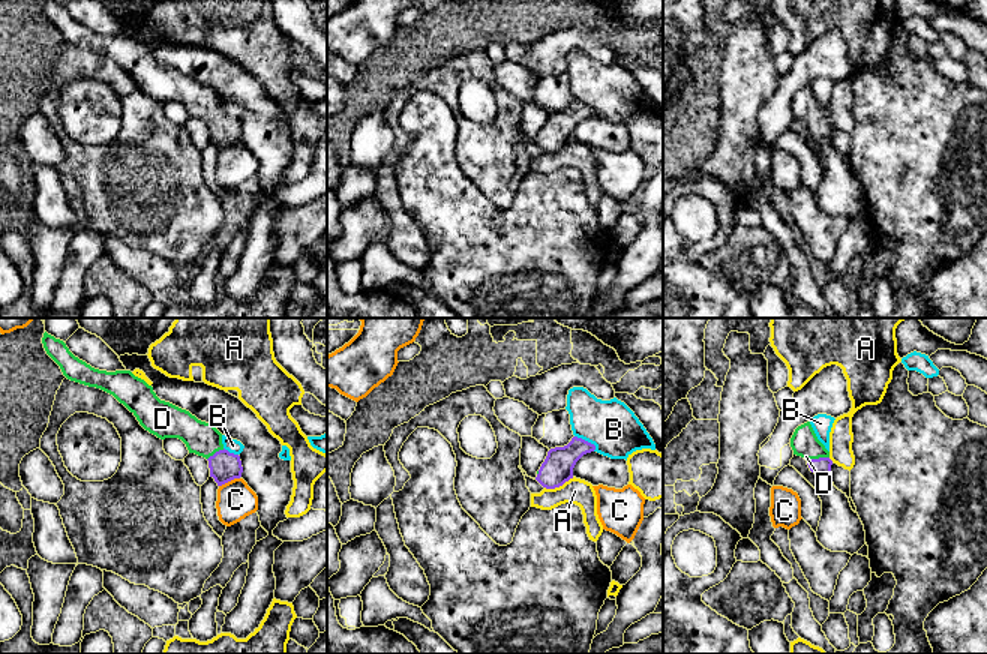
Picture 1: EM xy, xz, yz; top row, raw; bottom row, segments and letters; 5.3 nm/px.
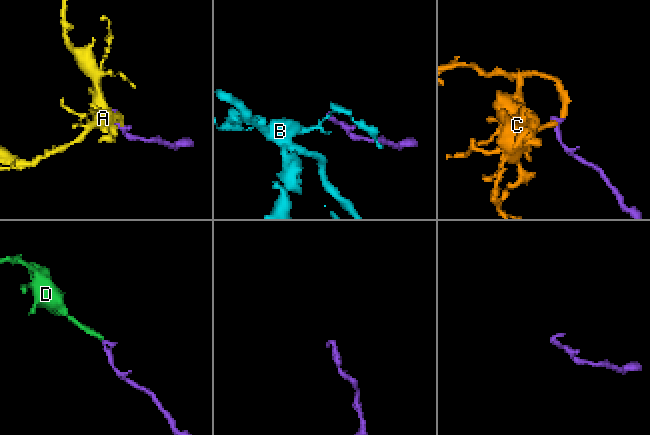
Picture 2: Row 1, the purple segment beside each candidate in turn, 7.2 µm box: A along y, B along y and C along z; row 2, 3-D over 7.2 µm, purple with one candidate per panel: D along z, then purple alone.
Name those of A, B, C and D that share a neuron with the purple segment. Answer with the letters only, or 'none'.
D

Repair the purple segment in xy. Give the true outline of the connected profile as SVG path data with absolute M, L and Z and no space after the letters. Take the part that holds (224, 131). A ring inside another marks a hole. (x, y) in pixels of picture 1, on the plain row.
M44 0L42 8L68 44L112 58L146 94L160 104L178 102L186 108L189 117L206 122L210 141L214 142L218 150L242 141L240 120L224 112L222 98L213 88L160 64L153 51L130 34L106 36L94 33L75 21L66 8L54 0Z

